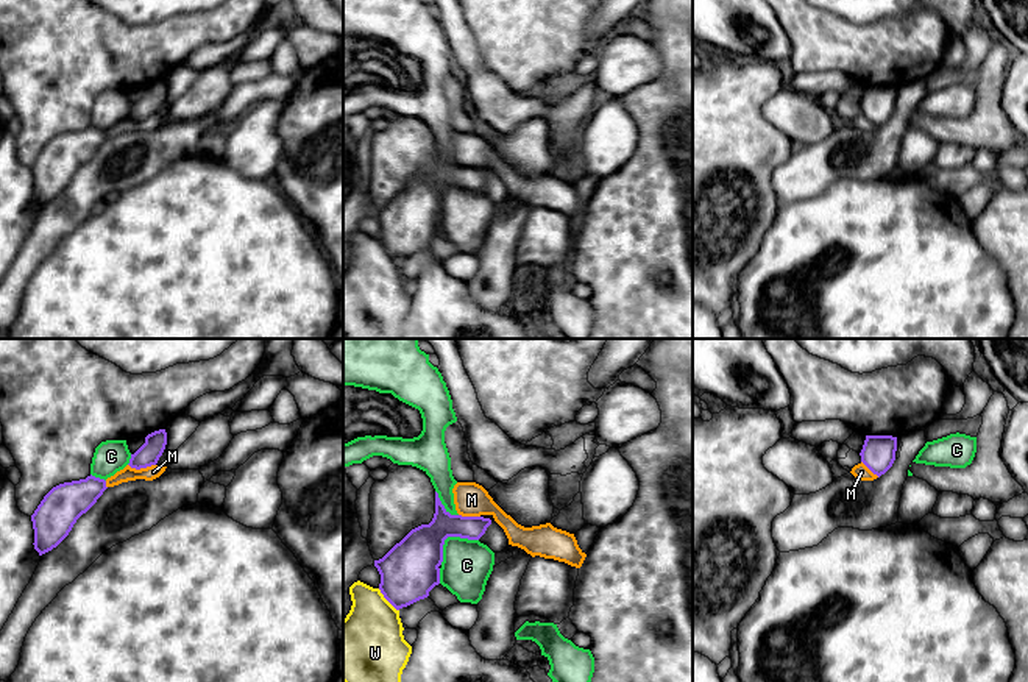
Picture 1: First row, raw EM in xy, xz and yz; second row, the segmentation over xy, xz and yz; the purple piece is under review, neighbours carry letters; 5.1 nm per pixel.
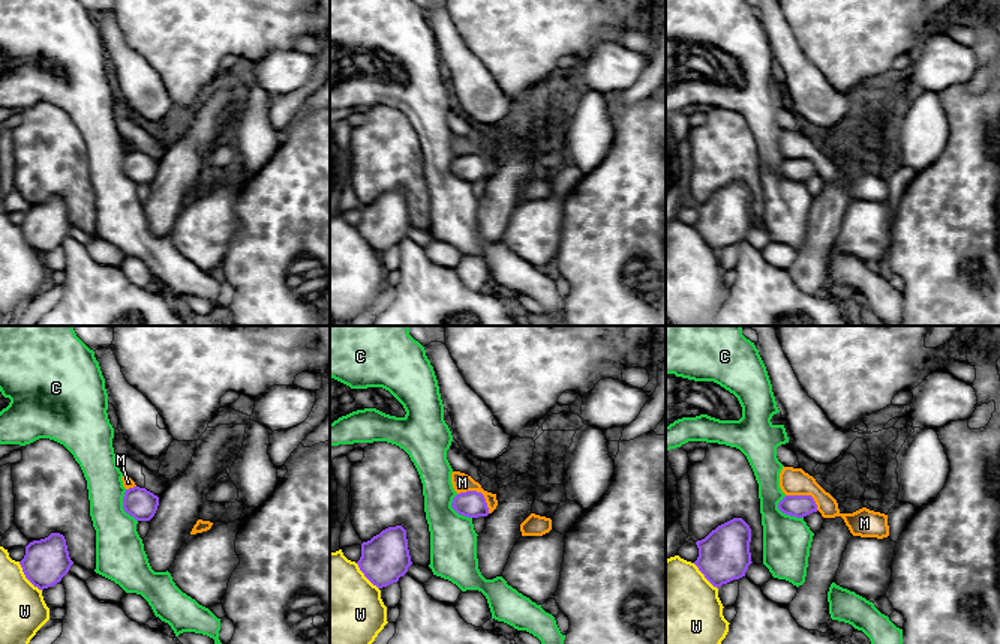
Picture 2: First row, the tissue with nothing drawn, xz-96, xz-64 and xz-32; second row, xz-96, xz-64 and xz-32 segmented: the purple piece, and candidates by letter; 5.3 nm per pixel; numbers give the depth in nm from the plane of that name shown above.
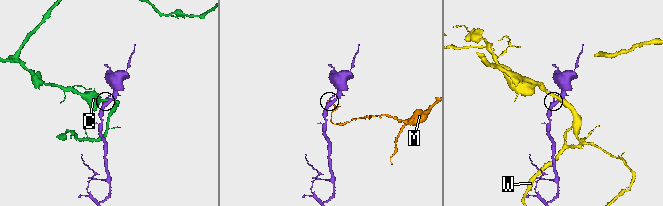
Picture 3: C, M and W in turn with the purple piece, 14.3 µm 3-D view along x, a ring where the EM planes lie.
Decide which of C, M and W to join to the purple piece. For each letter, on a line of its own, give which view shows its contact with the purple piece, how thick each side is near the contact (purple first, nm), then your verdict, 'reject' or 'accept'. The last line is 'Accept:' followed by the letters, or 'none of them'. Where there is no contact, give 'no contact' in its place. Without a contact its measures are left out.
C: contact in xz; calibres 280 and 260 nm; reject
M: contact in xy; calibres 120 and 70 nm; reject
W: contact in xz; calibres 300 and 360 nm; reject
Accept: none of them

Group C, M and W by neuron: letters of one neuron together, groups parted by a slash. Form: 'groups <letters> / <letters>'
groups C / M / W

